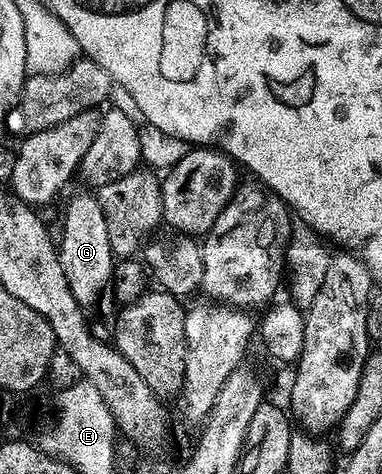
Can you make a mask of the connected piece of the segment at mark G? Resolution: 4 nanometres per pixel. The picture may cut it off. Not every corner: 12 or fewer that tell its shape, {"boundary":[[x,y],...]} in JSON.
{"boundary":[[96,196],[65,211],[59,252],[70,291],[89,311],[115,266]]}

